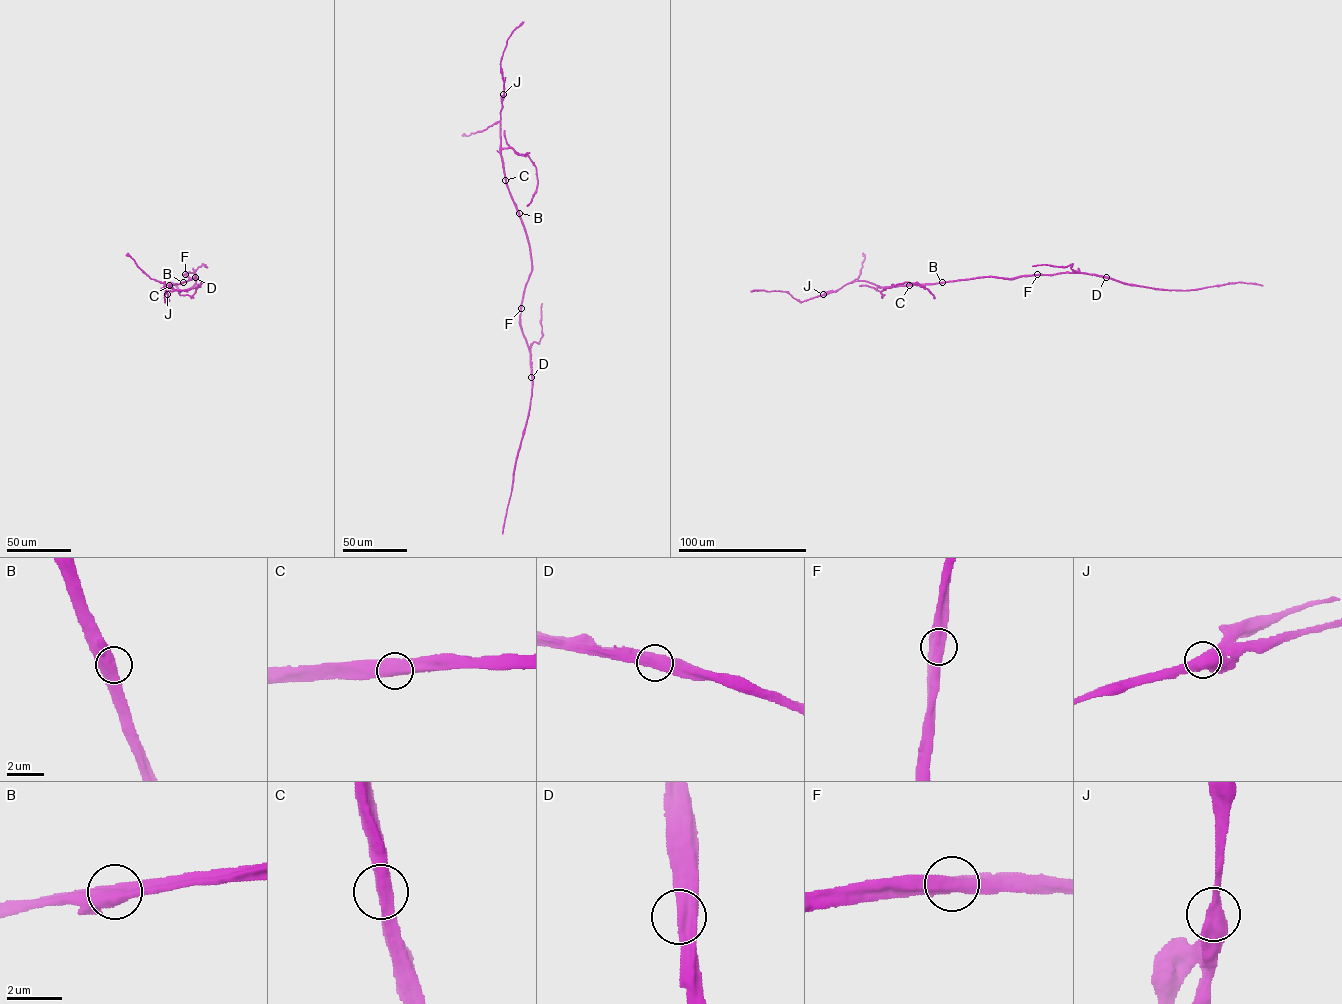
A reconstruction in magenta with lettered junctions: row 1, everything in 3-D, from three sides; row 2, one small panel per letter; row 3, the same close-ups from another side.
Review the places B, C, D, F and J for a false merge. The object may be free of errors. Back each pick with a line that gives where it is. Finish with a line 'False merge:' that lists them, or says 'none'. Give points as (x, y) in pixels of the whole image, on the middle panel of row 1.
J: (503, 94)
False merge: J

